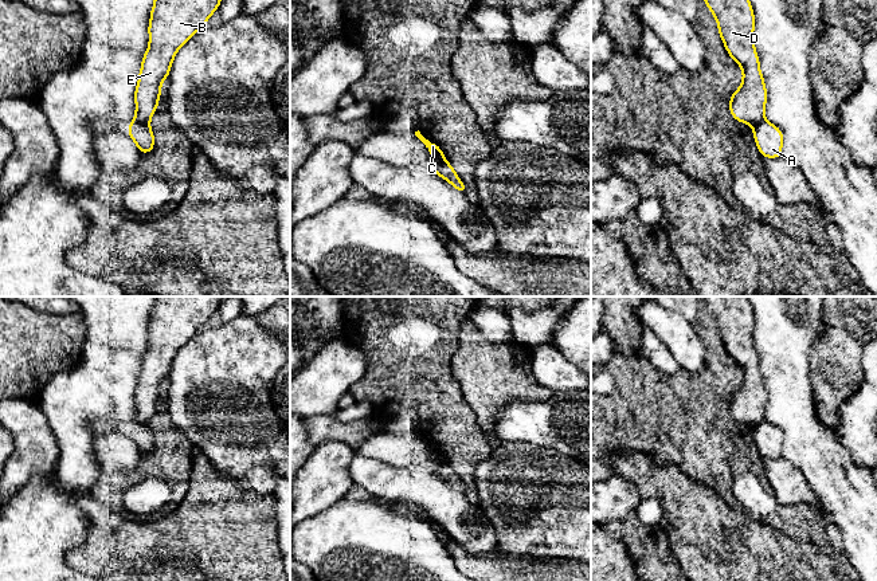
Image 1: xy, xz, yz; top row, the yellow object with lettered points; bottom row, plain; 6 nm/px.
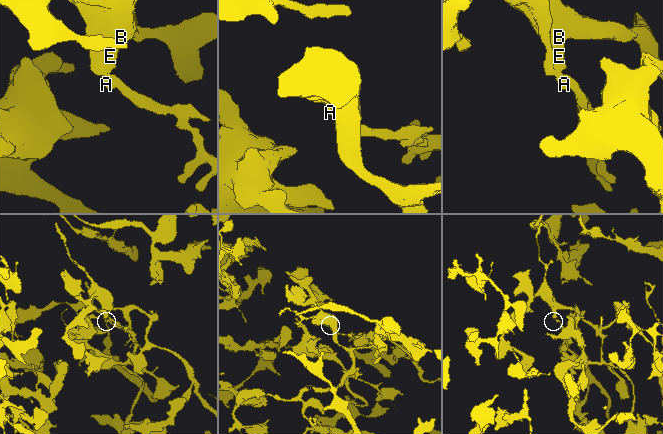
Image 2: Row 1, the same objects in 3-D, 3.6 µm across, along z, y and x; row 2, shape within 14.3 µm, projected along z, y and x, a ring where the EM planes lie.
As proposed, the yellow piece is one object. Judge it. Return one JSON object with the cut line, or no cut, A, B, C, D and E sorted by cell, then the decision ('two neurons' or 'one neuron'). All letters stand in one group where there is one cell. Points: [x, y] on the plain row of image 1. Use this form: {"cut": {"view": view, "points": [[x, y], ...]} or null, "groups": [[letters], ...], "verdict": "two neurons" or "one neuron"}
{"cut": {"view": "xy", "points": [[134, 420], [148, 423]]}, "groups": [["A"], ["B", "C", "D", "E"]], "verdict": "two neurons"}

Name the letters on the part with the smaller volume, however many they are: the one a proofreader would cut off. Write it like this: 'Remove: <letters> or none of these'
Remove: A

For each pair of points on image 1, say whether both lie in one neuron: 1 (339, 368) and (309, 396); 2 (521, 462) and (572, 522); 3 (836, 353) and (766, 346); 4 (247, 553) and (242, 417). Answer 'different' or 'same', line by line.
1: same
2: same
3: different
4: different

